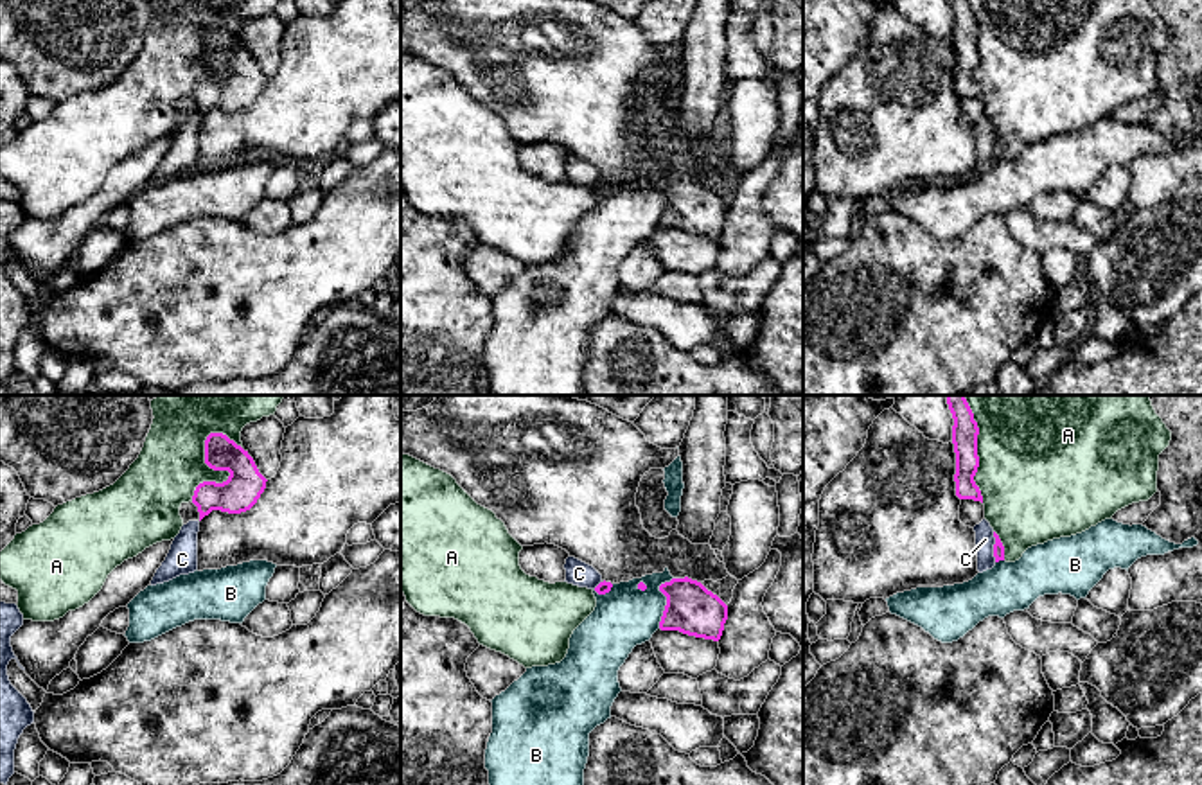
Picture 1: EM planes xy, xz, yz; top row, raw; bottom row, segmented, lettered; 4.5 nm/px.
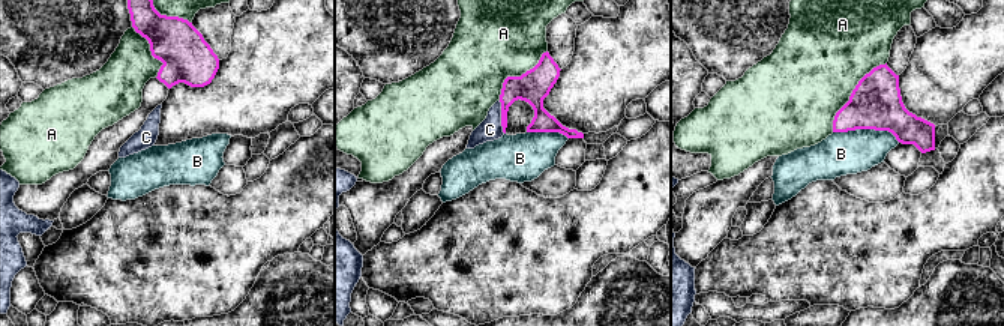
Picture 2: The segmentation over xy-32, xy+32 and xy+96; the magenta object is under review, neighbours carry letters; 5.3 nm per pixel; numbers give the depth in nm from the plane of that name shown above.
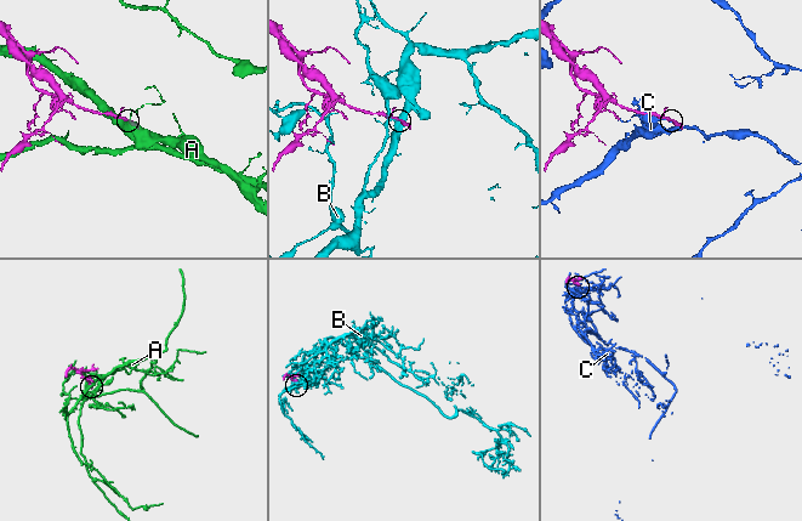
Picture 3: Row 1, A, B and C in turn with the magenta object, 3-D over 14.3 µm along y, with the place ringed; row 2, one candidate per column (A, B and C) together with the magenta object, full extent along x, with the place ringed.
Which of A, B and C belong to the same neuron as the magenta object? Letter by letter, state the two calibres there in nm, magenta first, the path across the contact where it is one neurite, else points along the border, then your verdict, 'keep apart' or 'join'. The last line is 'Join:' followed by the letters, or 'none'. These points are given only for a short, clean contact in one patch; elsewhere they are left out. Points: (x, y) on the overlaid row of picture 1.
A: calibres 170 and 300 nm; keep apart
B: calibres 220 and 280 nm; border xz (672, 577), (660, 586), (665, 597), (665, 609), (658, 627); keep apart
C: calibres 50 and 90 nm; border yz (992, 532), (996, 561); keep apart
Join: none

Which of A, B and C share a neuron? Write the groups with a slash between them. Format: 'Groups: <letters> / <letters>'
Groups: A / B / C

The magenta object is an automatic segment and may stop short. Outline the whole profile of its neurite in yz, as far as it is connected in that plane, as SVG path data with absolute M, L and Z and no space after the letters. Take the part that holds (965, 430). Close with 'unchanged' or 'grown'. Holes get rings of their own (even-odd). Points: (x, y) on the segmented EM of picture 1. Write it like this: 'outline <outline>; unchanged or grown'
outline M947 395L947 404L954 419L952 444L956 453L956 496L959 499L974 499L983 503L974 476L979 467L977 435L979 428L965 395Z; unchanged

